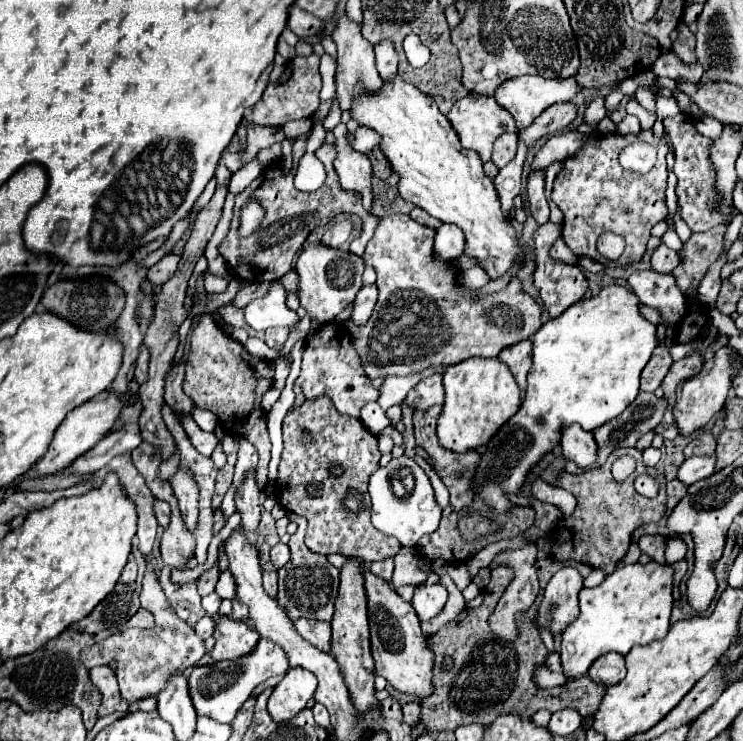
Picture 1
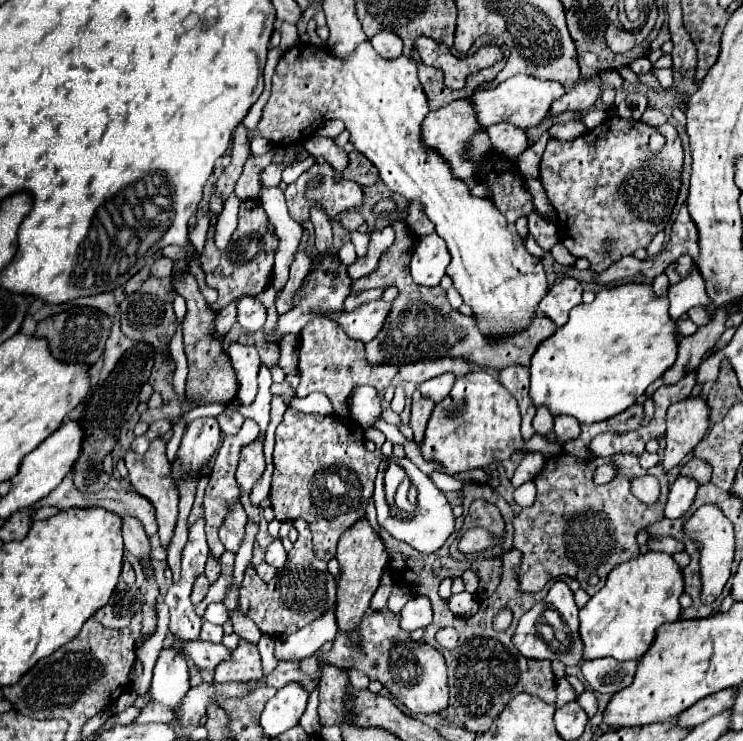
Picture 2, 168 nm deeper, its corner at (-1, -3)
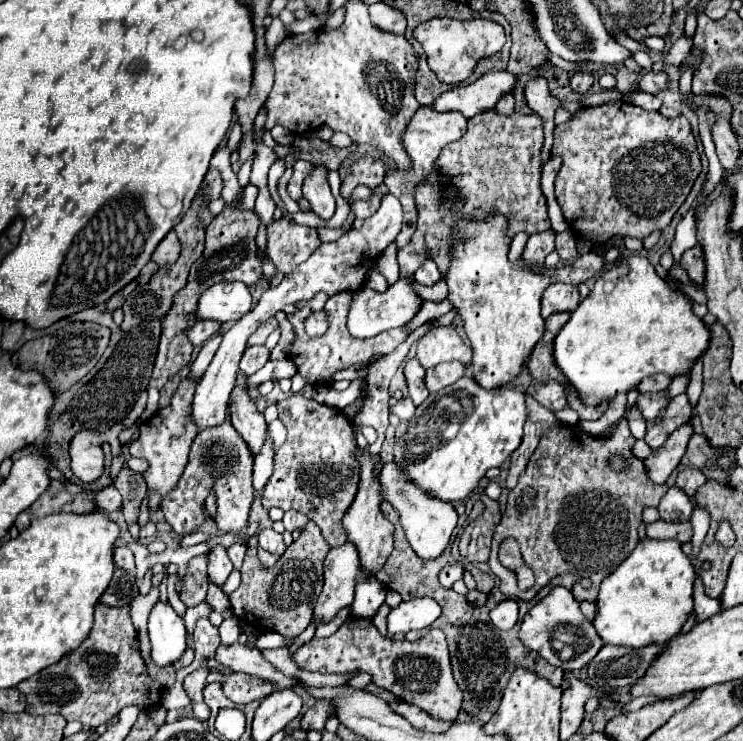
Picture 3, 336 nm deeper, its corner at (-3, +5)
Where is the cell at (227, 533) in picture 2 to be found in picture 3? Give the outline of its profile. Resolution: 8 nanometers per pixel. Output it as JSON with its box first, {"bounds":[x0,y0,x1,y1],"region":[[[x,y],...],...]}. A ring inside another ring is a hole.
{"bounds":[161,420,255,536],"region":[[[225,420],[215,428],[205,428],[193,440],[193,448],[189,454],[189,462],[177,482],[177,486],[165,494],[161,500],[161,512],[165,520],[171,524],[173,532],[179,536],[187,536],[195,532],[207,518],[205,514],[205,500],[207,496],[215,494],[217,498],[217,514],[213,516],[215,526],[221,532],[237,534],[241,528],[247,526],[249,508],[255,500],[253,490],[253,452],[249,450],[247,442],[241,434]]]}

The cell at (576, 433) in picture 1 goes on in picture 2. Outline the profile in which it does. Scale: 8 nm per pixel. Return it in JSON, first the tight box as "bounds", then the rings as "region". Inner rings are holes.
{"bounds":[555,416,581,444],"region":[[[557,416],[555,418],[555,436],[557,436],[559,444],[577,440],[579,434],[581,434],[581,426],[573,416]]]}

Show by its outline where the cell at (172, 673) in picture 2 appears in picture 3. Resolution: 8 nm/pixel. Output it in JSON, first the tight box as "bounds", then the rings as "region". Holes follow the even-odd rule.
{"bounds":[149,600,187,666],"region":[[[159,600],[149,614],[149,638],[151,638],[151,658],[157,666],[173,664],[181,658],[187,648],[187,632],[183,618],[175,614],[169,602]]]}

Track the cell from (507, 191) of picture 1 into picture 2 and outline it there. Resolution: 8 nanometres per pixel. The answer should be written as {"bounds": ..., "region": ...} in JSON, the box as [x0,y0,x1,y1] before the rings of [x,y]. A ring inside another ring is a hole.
{"bounds":[471,74,565,130],"region":[[[517,74],[517,76],[501,82],[493,90],[483,90],[483,92],[473,94],[471,102],[475,104],[477,120],[483,126],[491,126],[497,122],[509,122],[521,130],[529,130],[531,126],[537,126],[547,116],[551,102],[561,98],[563,94],[565,94],[565,88],[559,82],[539,80],[539,78],[525,76],[525,74]]]}

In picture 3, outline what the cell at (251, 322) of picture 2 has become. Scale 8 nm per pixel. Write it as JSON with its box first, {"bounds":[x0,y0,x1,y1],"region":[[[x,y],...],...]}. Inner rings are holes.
{"bounds":[197,282,251,322],"region":[[[217,282],[207,288],[197,302],[197,320],[237,322],[251,308],[251,294],[241,282]]]}

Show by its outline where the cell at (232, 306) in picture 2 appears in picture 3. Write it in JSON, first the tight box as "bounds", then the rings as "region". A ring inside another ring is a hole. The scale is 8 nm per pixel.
{"bounds":[187,322,221,346],"region":[[[197,322],[193,328],[187,330],[187,338],[189,338],[189,342],[191,342],[193,346],[199,346],[199,344],[203,344],[205,340],[209,340],[213,334],[217,334],[219,328],[221,328],[221,324],[213,324],[213,322],[201,324],[201,322]]]}

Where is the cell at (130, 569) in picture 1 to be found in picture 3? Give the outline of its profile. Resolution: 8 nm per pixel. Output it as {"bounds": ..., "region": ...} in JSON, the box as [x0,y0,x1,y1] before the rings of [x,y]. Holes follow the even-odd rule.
{"bounds":[113,546,135,570],"region":[[[117,546],[117,548],[113,550],[113,562],[115,562],[115,566],[125,568],[125,570],[133,570],[133,568],[135,568],[133,552],[131,552],[127,546]]]}

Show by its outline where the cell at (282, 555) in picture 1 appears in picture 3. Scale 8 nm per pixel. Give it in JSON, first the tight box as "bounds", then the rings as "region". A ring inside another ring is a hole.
{"bounds":[259,528,285,554],"region":[[[265,528],[259,532],[259,546],[271,554],[283,554],[285,552],[285,544],[283,544],[283,536],[277,534],[273,528]]]}

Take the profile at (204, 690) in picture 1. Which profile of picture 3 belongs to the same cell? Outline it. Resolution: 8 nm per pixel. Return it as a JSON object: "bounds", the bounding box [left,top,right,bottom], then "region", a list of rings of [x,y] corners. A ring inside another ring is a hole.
{"bounds":[315,542,359,622],"region":[[[351,542],[329,550],[323,562],[323,592],[315,604],[317,622],[329,622],[341,608],[353,604],[359,566],[359,552]]]}

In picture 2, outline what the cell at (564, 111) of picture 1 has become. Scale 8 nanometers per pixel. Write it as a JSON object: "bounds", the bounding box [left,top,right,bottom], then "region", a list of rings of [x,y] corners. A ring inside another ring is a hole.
{"bounds":[549,80,601,116],"region":[[[593,80],[579,82],[573,88],[569,88],[559,100],[555,100],[551,104],[549,116],[557,116],[561,112],[587,112],[595,104],[599,92],[601,92],[601,88],[597,82],[593,82]]]}

